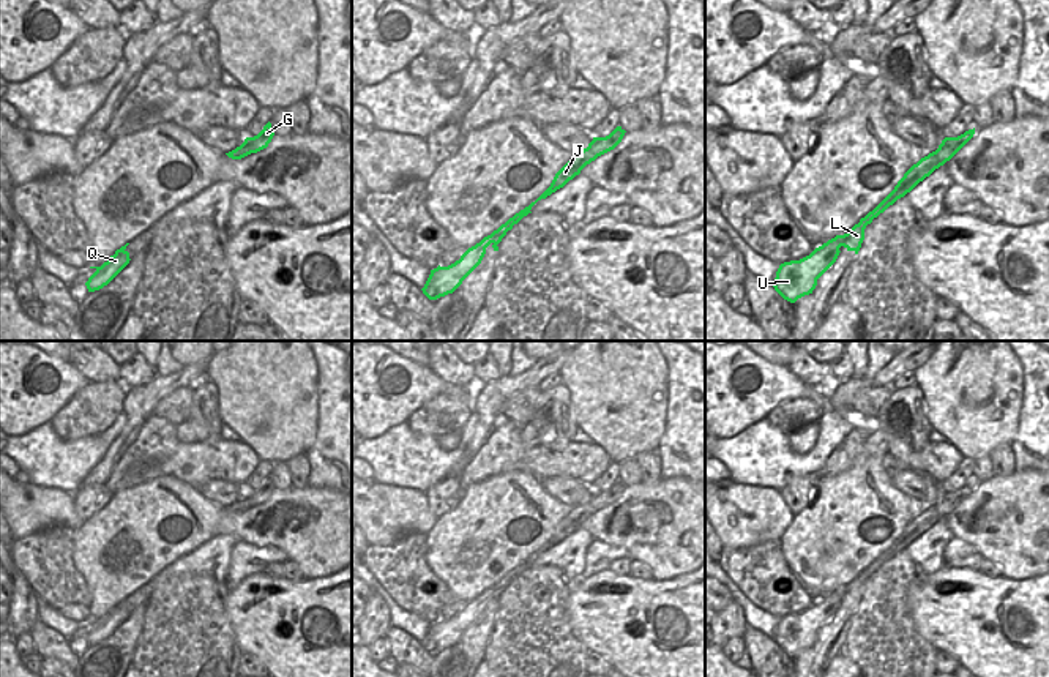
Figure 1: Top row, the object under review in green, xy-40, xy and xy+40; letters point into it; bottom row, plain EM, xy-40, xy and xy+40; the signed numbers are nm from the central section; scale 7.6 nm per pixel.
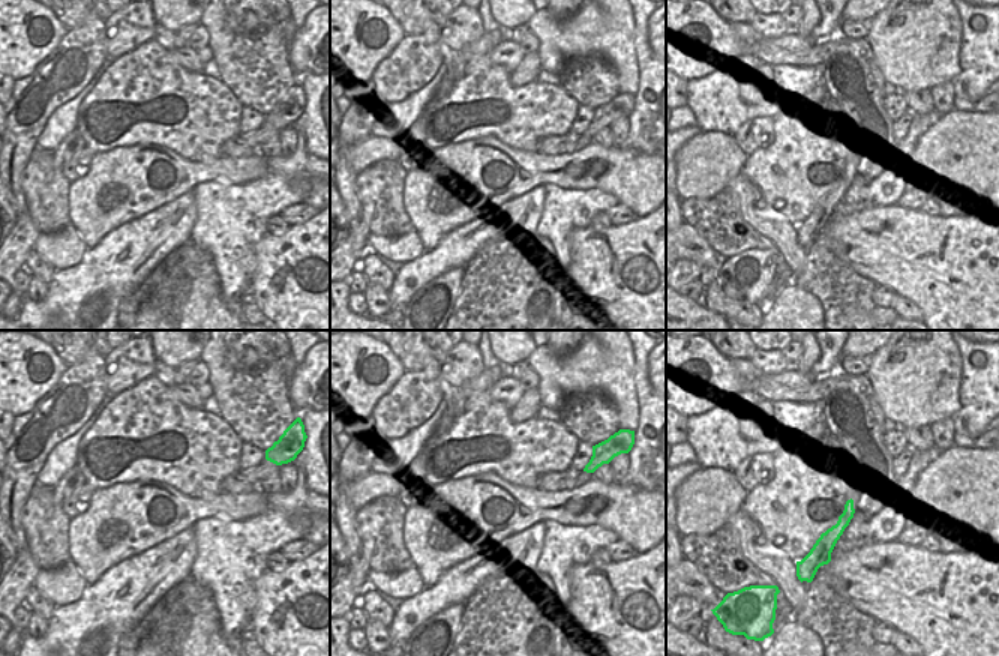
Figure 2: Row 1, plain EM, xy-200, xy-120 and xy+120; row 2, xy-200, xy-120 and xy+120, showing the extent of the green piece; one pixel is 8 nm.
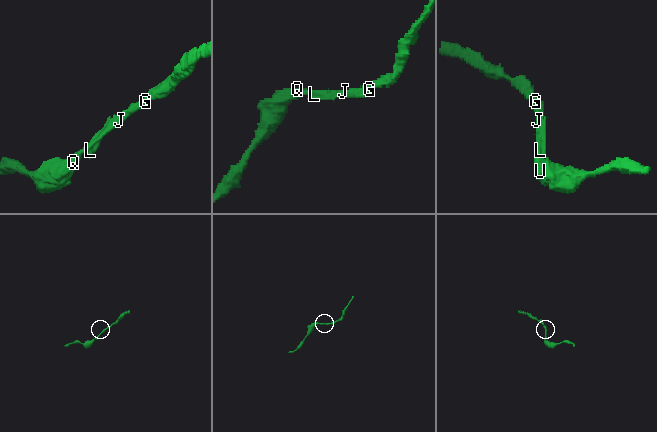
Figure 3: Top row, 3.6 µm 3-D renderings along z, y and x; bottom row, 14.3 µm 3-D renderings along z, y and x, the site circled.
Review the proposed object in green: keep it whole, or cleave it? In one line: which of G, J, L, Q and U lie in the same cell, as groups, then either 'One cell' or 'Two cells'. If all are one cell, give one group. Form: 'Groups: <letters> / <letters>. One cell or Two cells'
Groups: G J L Q U. One cell.

